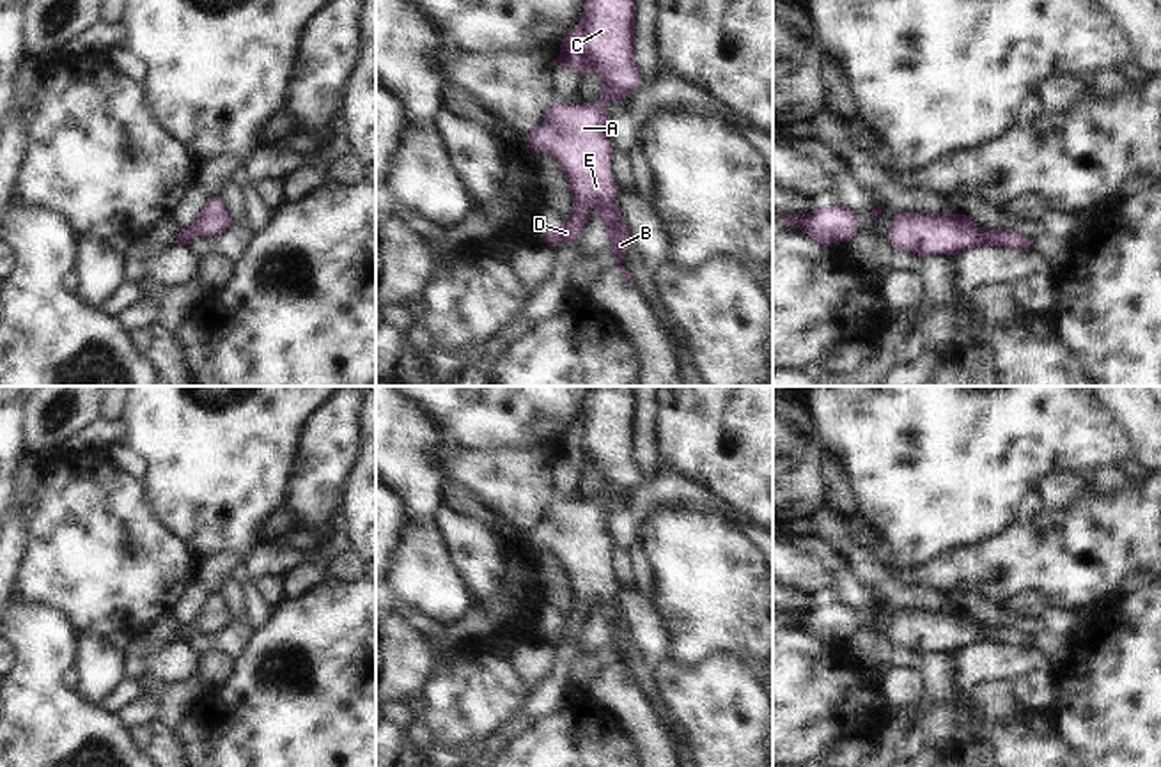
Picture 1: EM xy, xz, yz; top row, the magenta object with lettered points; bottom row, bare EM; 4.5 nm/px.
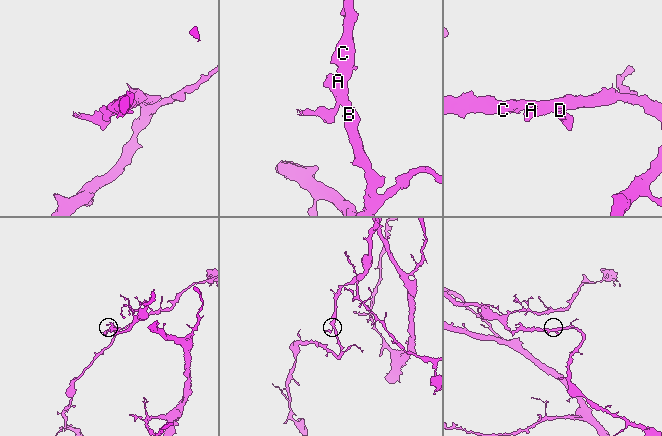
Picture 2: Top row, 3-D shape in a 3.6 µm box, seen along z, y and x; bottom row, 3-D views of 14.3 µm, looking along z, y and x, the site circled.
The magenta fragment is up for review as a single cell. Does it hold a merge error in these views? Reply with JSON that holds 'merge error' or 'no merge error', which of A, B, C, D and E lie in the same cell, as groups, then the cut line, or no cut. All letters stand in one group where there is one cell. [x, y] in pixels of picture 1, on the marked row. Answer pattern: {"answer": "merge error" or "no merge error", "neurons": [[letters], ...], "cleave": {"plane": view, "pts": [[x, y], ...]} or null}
{"answer": "no merge error", "neurons": [["A", "B", "C", "D", "E"]], "cleave": null}

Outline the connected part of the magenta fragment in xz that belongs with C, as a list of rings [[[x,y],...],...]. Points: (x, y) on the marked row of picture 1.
[[[587,0],[581,19],[562,39],[560,55],[553,66],[567,66],[580,74],[597,73],[603,94],[596,105],[553,103],[546,119],[528,131],[528,147],[557,159],[576,200],[571,220],[551,225],[544,241],[553,246],[574,243],[594,207],[612,239],[610,250],[617,257],[615,269],[624,275],[626,282],[631,282],[631,276],[624,269],[622,259],[631,239],[615,204],[620,188],[610,168],[613,147],[606,136],[610,119],[606,105],[624,99],[633,89],[642,87],[633,44],[633,0]]]

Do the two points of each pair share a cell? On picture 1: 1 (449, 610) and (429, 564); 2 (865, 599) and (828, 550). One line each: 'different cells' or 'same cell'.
1: same cell
2: same cell

